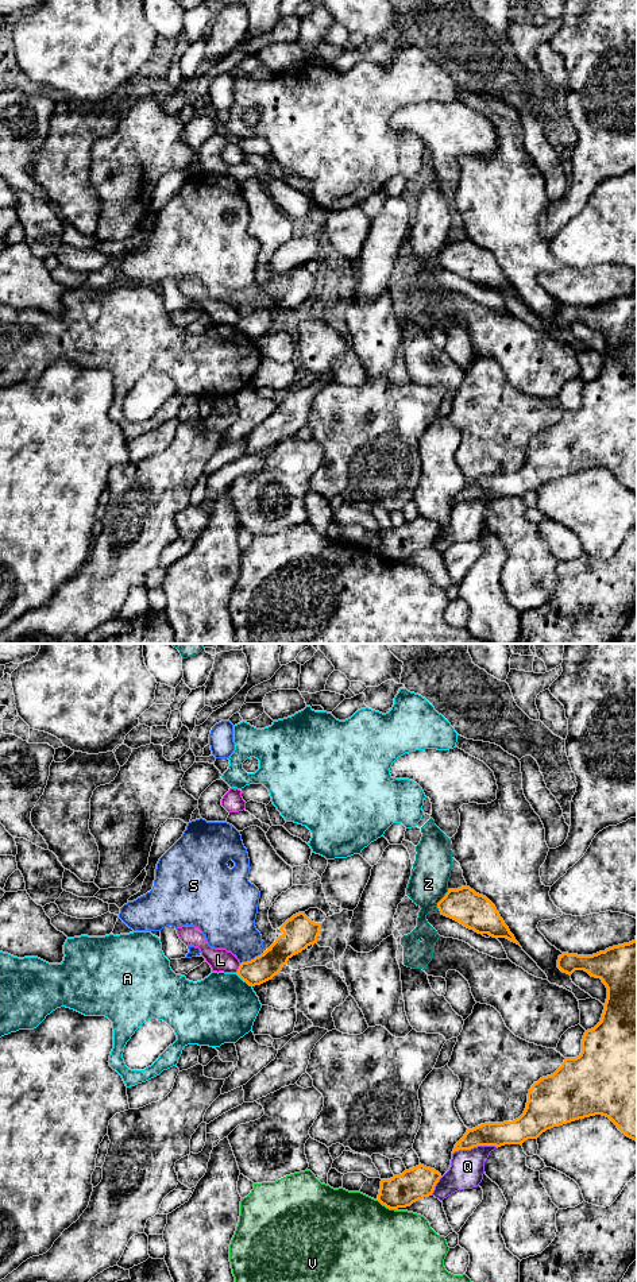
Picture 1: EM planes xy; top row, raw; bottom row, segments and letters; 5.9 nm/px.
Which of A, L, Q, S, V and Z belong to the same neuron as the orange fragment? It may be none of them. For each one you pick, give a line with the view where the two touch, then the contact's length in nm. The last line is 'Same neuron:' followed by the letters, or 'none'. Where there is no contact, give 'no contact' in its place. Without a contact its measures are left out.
Same neuron: none

